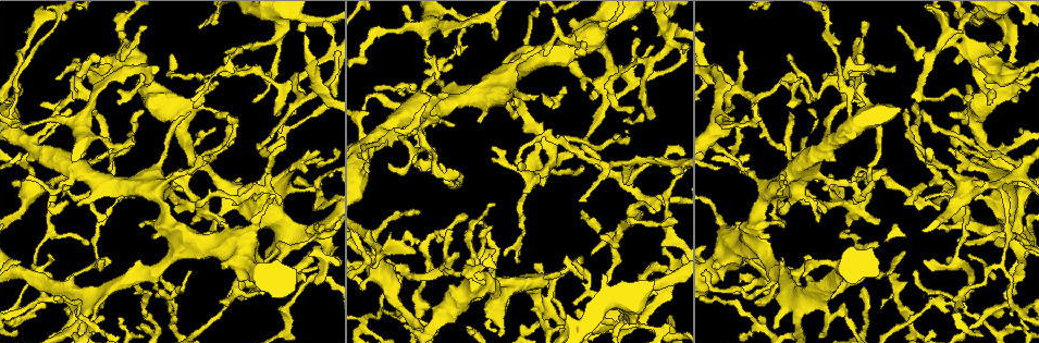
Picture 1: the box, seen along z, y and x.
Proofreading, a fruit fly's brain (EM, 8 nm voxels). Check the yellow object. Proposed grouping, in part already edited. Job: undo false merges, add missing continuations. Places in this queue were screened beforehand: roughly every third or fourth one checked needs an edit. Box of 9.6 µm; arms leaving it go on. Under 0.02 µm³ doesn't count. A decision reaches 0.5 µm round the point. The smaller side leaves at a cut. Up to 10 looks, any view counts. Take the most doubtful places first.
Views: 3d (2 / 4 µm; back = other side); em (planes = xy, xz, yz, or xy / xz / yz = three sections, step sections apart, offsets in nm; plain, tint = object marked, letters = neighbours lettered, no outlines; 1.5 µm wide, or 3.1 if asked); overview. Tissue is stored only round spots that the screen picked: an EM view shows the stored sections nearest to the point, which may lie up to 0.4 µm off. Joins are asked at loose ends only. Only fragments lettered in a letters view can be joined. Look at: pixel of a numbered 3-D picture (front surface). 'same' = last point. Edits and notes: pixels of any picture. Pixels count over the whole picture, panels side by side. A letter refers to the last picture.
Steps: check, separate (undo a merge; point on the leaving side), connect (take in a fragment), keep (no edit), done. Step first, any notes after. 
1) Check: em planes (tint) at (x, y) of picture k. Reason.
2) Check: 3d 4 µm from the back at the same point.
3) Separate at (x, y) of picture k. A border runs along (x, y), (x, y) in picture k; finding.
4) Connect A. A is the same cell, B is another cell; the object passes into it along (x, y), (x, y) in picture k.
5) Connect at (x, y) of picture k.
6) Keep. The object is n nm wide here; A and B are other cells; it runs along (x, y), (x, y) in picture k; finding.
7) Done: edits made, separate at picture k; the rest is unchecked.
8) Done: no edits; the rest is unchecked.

Check: em planes (letters) at (952, 264) of picture 1. Tapers out.

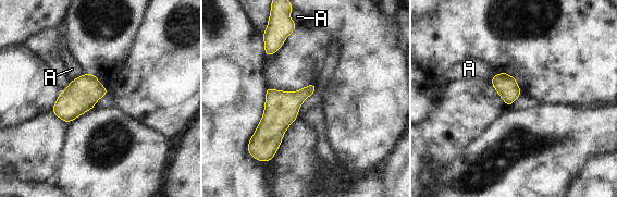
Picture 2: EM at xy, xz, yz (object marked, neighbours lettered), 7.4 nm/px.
Keep. A is another cell; a border runs along (84, 73), (71, 81) in picture 2; none of them fits.

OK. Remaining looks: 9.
Check: em xy step 4 (tint) at (318, 227) of picture 1. Branch stops here.

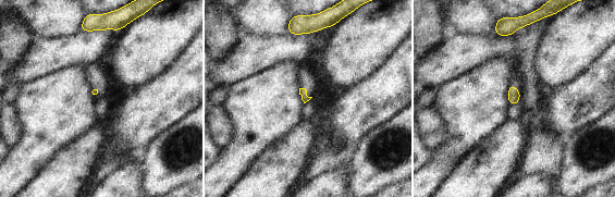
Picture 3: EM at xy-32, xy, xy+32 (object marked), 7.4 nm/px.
Check: em planes (letters) at the same point.

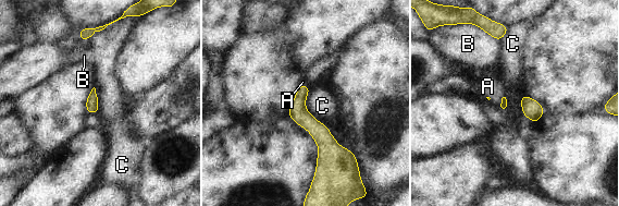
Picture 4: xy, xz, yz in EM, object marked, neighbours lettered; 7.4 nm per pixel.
Connect at (487, 86) of picture 4. The longest contact is with C, 220 nm; A is the same cell, B and C are other cells; the object passes into it along (503, 106), (502, 100), (487, 86) in picture 4; it goes on there.

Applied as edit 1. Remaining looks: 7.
Check: em xz step 8 (tint) at (161, 161) of picture 1. Calibre changes.

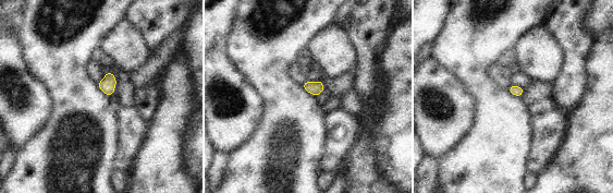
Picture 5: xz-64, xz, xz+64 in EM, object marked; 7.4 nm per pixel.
Check: em planes (letters) at the same point.

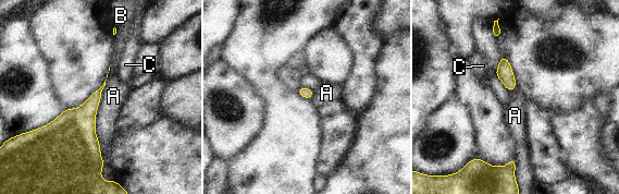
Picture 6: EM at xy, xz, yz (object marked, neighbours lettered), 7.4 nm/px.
Keep. The object is 80 nm wide here; A, B and C are other cells; a border runs along (106, 85), (95, 129), (100, 173) in picture 6; continuous, no second cell.

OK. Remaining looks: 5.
Check: em yz step 4 (tint) at (845, 317) of picture 1. Sharp bend.

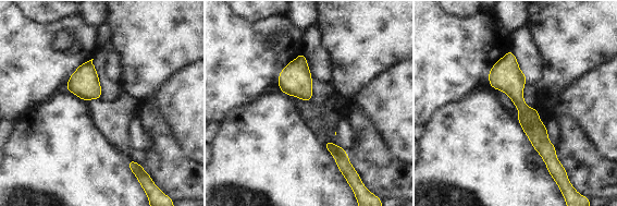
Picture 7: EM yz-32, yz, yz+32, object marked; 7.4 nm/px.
Check: em yz step 4 (letters) at the same point.

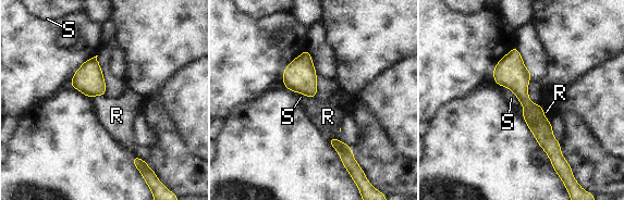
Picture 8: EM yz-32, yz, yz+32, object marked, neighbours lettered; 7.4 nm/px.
Keep. R and S are other cells; it runs along (513, 51), (522, 96), (557, 157) in picture 8; one cell here.

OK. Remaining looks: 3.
Done: edits made, connect at picture 4; the rest is unchecked.

